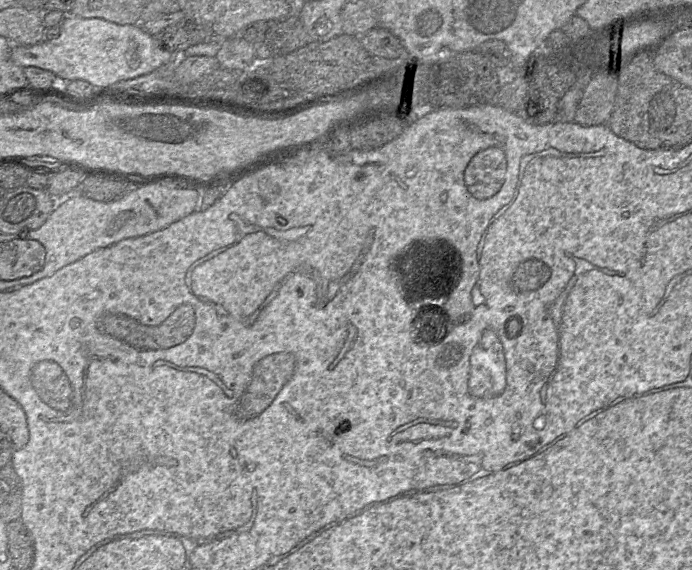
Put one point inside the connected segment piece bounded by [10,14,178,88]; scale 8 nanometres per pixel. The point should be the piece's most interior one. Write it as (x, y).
(101, 52)

